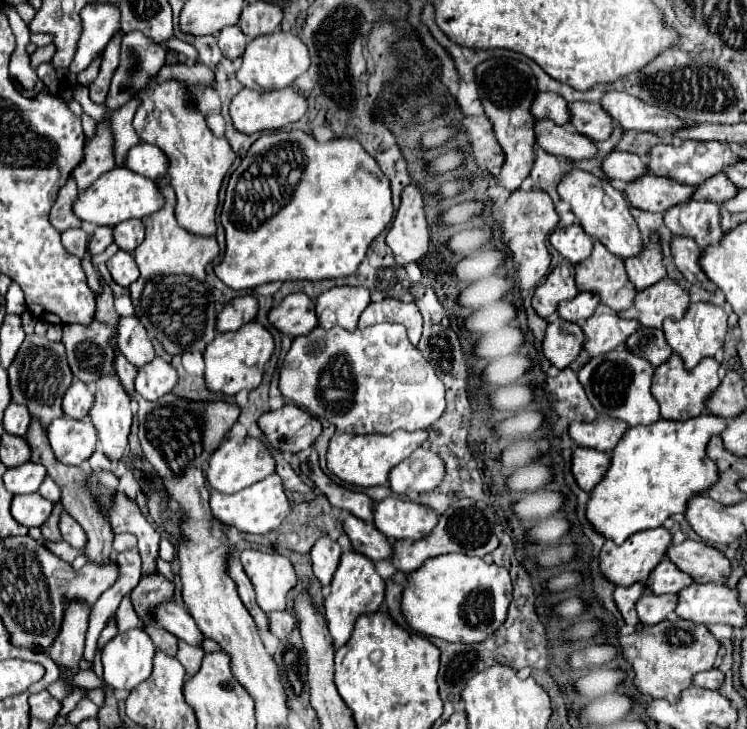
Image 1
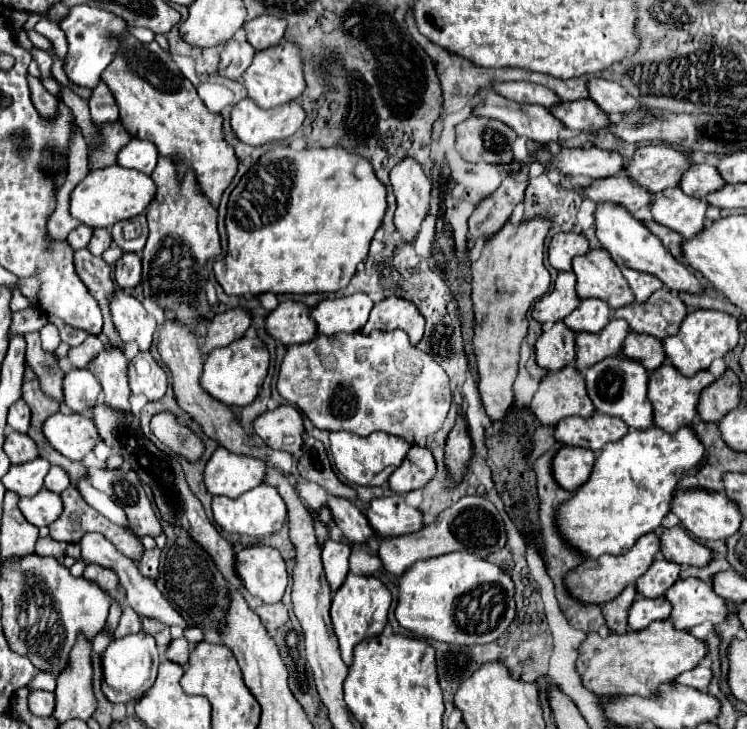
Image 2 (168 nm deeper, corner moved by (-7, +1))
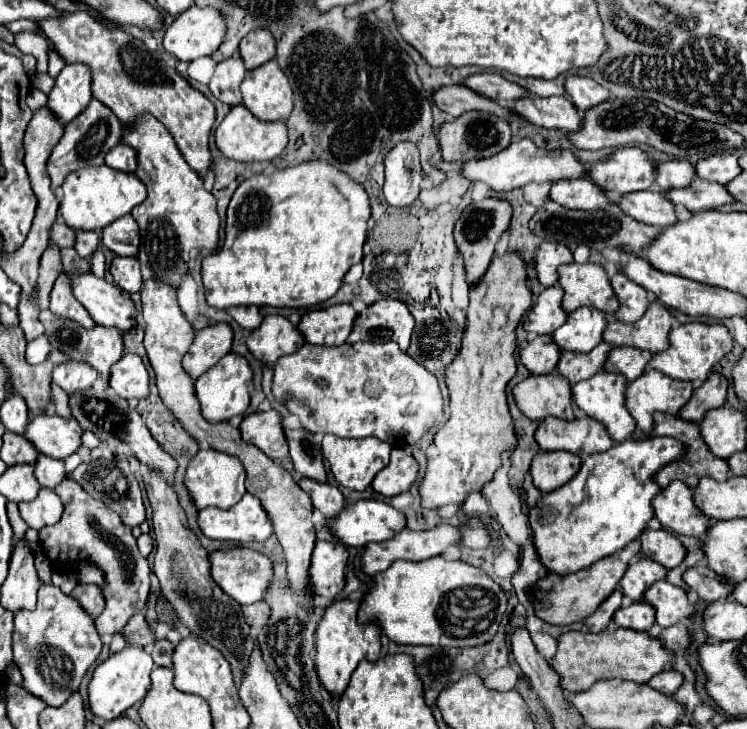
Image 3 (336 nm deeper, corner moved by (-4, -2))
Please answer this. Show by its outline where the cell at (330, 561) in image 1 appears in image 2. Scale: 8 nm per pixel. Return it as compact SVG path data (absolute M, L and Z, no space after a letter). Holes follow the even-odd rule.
M326 540L322 544L322 562L324 572L330 582L330 588L336 592L348 574L348 556L350 556L350 544L348 542L334 542Z

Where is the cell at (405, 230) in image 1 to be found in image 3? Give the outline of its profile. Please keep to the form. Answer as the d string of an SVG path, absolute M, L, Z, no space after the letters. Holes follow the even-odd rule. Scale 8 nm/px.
M397 143L385 159L385 199L393 207L409 207L421 191L423 169L413 143Z

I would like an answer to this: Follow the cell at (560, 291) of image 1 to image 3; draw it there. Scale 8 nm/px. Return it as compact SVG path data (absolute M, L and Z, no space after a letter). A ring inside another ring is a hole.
M551 285L543 289L535 305L525 315L525 321L523 321L525 331L535 335L545 335L561 327L567 321L567 311L563 309L561 299L563 299L561 285Z

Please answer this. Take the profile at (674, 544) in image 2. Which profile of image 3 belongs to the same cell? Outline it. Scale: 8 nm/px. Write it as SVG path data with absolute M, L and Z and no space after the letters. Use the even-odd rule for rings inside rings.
M665 529L643 531L639 557L653 559L653 561L673 569L685 559L685 555L687 555L687 549L681 545L681 541L673 533L665 531Z

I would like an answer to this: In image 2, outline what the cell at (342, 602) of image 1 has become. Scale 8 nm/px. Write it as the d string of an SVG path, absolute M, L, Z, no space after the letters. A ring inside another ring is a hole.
M348 574L342 588L332 596L332 608L330 608L332 626L334 626L334 632L336 632L338 642L340 642L342 660L348 666L352 664L354 646L370 636L382 634L382 630L386 628L390 602L392 602L392 596L380 580L376 580L372 576L356 576L356 574Z

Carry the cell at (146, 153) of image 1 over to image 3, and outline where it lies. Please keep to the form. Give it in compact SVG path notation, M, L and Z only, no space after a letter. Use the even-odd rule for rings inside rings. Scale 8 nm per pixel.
M119 143L115 149L111 149L105 155L105 163L109 163L111 169L135 173L135 169L137 169L137 151L127 143Z

